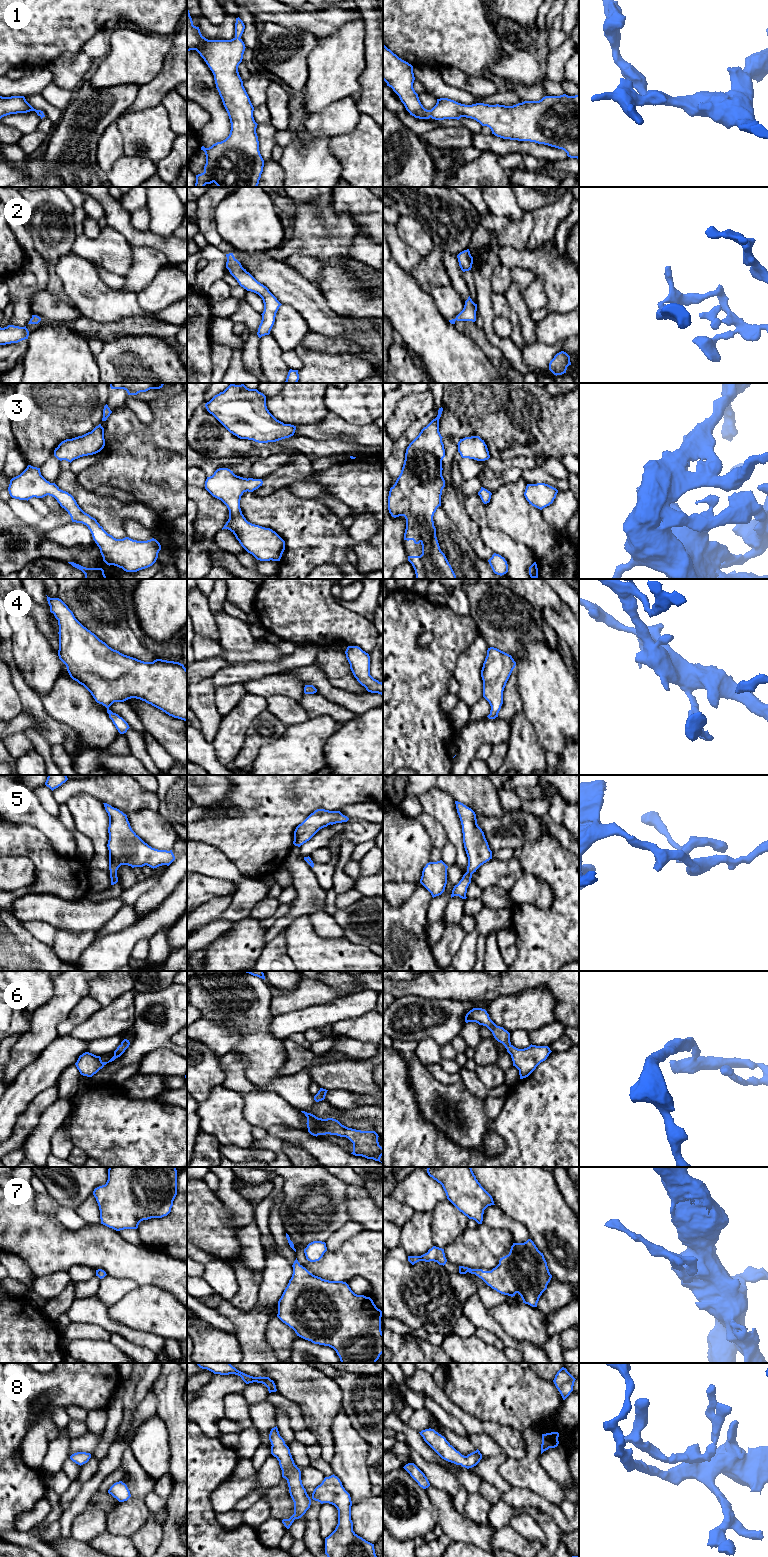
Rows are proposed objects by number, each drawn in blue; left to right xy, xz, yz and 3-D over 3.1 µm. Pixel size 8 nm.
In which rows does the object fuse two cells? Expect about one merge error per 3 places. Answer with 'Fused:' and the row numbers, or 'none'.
Fused: none

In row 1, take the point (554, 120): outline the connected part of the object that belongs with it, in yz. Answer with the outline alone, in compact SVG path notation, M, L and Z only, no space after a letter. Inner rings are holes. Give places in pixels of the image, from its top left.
M383 45L383 80L387 83L387 86L391 87L399 96L406 110L415 118L429 119L431 117L435 120L459 120L461 117L471 118L479 122L482 126L489 127L492 134L497 137L548 145L564 150L567 153L567 156L570 158L579 159L579 94L575 96L568 96L566 94L560 96L545 96L539 101L524 101L513 106L499 104L489 105L484 103L465 105L448 98L440 98L437 99L436 105L431 110L427 110L421 104L418 94L413 88L413 83L415 80L413 66L399 58L385 45Z

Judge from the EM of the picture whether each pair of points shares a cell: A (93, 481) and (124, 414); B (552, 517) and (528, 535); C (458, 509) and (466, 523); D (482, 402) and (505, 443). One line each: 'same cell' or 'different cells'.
A: same cell
B: different cells
C: same cell
D: same cell

